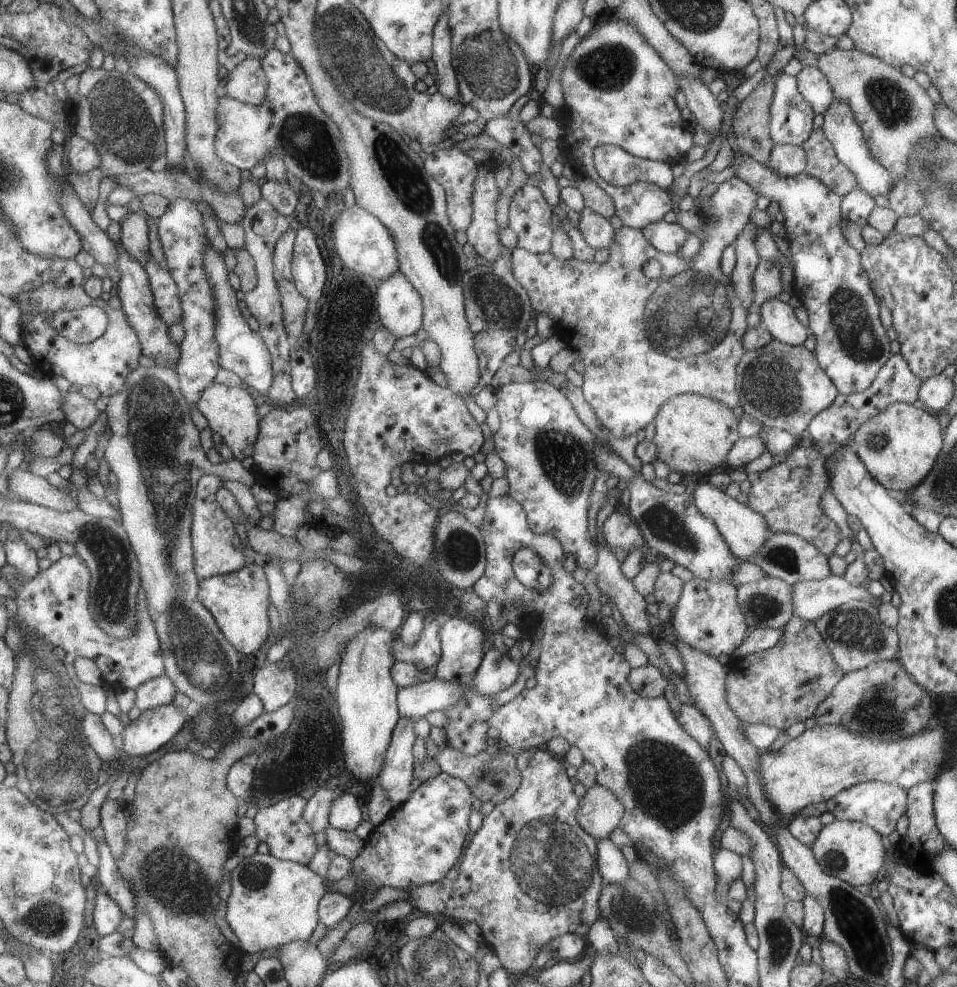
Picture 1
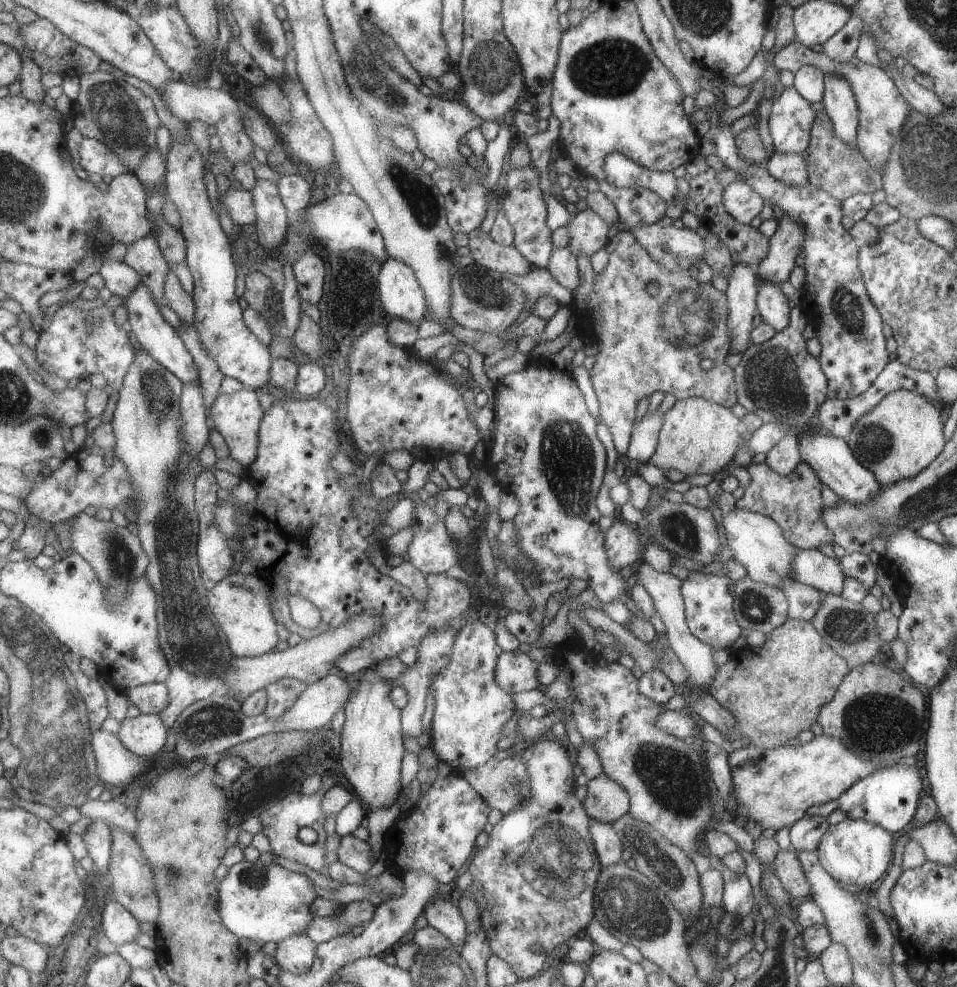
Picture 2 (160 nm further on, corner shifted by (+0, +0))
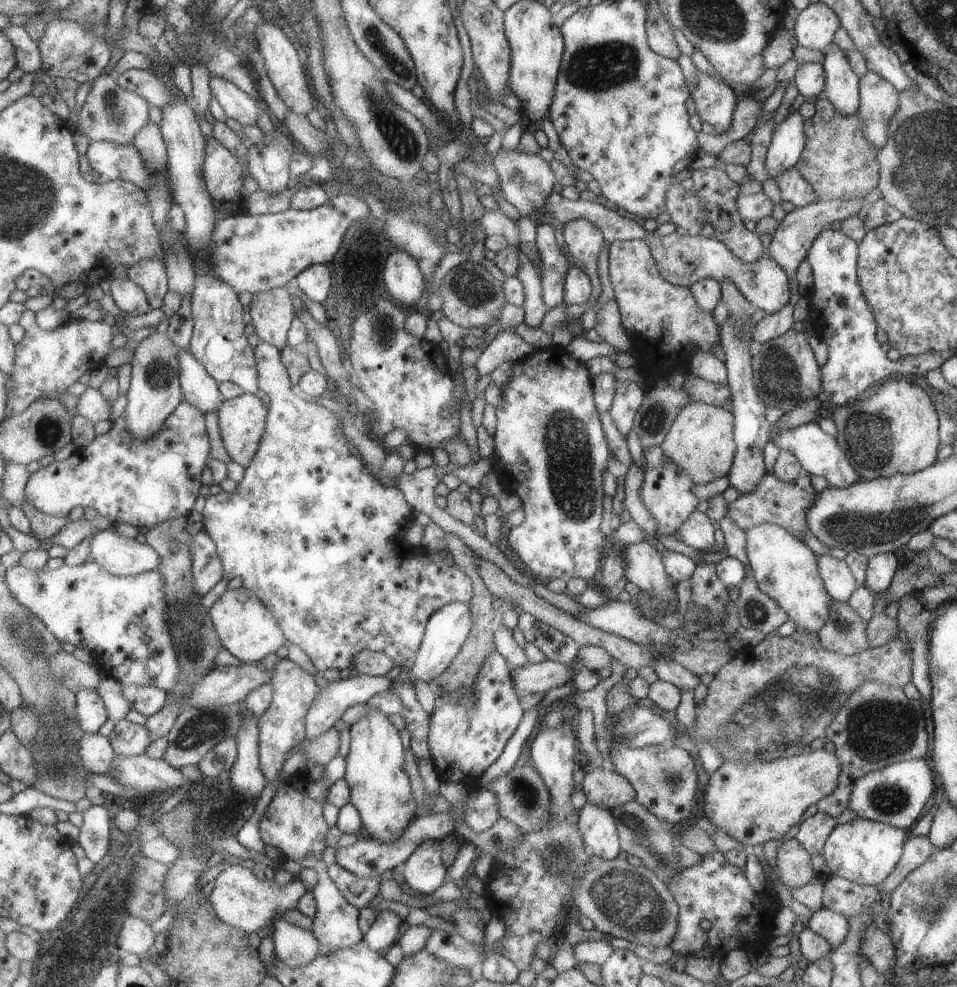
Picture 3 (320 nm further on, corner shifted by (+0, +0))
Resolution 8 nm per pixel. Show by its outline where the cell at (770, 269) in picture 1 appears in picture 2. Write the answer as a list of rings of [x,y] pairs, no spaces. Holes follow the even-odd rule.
[[[783,213],[776,221],[774,233],[768,238],[767,254],[755,270],[759,279],[777,284],[787,280],[795,264],[795,256],[802,252],[805,235],[802,224]]]

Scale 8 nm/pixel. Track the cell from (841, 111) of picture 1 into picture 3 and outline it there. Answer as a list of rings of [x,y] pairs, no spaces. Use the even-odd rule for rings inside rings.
[[[830,44],[821,64],[825,78],[823,98],[839,116],[853,116],[859,108],[858,76],[845,60],[843,50]]]

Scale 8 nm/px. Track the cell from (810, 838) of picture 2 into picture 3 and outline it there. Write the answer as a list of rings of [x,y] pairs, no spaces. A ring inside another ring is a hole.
[[[817,811],[813,816],[806,818],[798,826],[795,840],[810,857],[821,855],[825,838],[836,826],[836,820],[823,812]]]

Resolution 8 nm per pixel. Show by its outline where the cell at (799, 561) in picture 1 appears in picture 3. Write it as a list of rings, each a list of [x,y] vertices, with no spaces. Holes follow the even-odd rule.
[[[821,555],[816,556],[815,564],[817,564],[817,574],[823,582],[823,588],[832,600],[846,602],[851,596],[851,592],[860,586],[851,576],[844,560]]]

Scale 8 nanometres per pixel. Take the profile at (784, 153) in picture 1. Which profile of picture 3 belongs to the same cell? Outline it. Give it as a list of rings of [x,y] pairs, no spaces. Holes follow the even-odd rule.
[[[795,166],[786,172],[781,172],[775,182],[781,193],[781,200],[790,202],[795,208],[816,202],[814,189],[799,175]]]

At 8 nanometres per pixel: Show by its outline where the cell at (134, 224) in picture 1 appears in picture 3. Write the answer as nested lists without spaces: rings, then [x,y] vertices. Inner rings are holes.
[[[157,258],[141,260],[140,264],[128,268],[128,275],[145,290],[153,309],[164,307],[164,299],[170,292],[170,279],[163,260]]]

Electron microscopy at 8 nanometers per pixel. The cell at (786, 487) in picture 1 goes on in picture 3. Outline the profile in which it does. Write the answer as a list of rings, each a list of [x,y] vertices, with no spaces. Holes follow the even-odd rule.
[[[803,468],[793,482],[781,482],[772,472],[766,471],[757,484],[753,486],[751,492],[741,494],[733,502],[727,503],[725,517],[733,520],[733,523],[741,531],[767,522],[767,524],[775,524],[787,530],[793,538],[803,540],[805,533],[809,533],[807,522],[805,522],[805,512],[813,506],[815,496],[817,496],[817,492],[811,486],[809,474]]]

